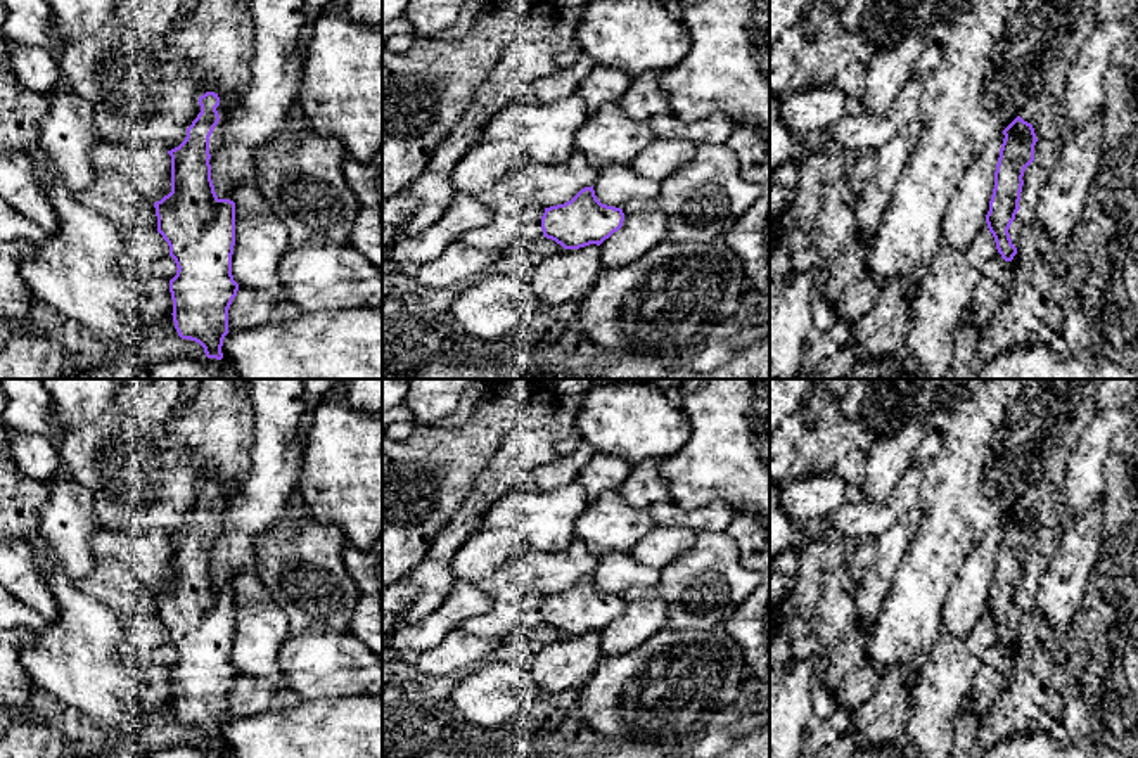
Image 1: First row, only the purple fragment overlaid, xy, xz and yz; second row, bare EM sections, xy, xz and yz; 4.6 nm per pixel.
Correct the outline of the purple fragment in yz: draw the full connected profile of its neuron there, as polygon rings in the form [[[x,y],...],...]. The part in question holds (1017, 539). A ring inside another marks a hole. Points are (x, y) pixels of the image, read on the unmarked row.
[[[1020,504],[1003,517],[1003,523],[986,611],[1001,646],[1012,649],[1017,635],[1012,632],[1008,616],[1020,597],[1022,564],[1026,556],[1034,549],[1038,526],[1033,512]]]

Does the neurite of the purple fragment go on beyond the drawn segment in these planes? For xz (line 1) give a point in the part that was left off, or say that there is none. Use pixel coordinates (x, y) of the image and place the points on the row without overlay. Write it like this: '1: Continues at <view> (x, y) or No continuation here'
1: No continuation here

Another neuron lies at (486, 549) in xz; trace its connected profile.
[[[483,526],[458,549],[451,561],[451,573],[455,580],[479,583],[521,549],[517,533]]]

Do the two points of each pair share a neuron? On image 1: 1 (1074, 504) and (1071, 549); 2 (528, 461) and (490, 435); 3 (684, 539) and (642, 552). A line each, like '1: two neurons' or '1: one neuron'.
1: two neurons
2: two neurons
3: one neuron

